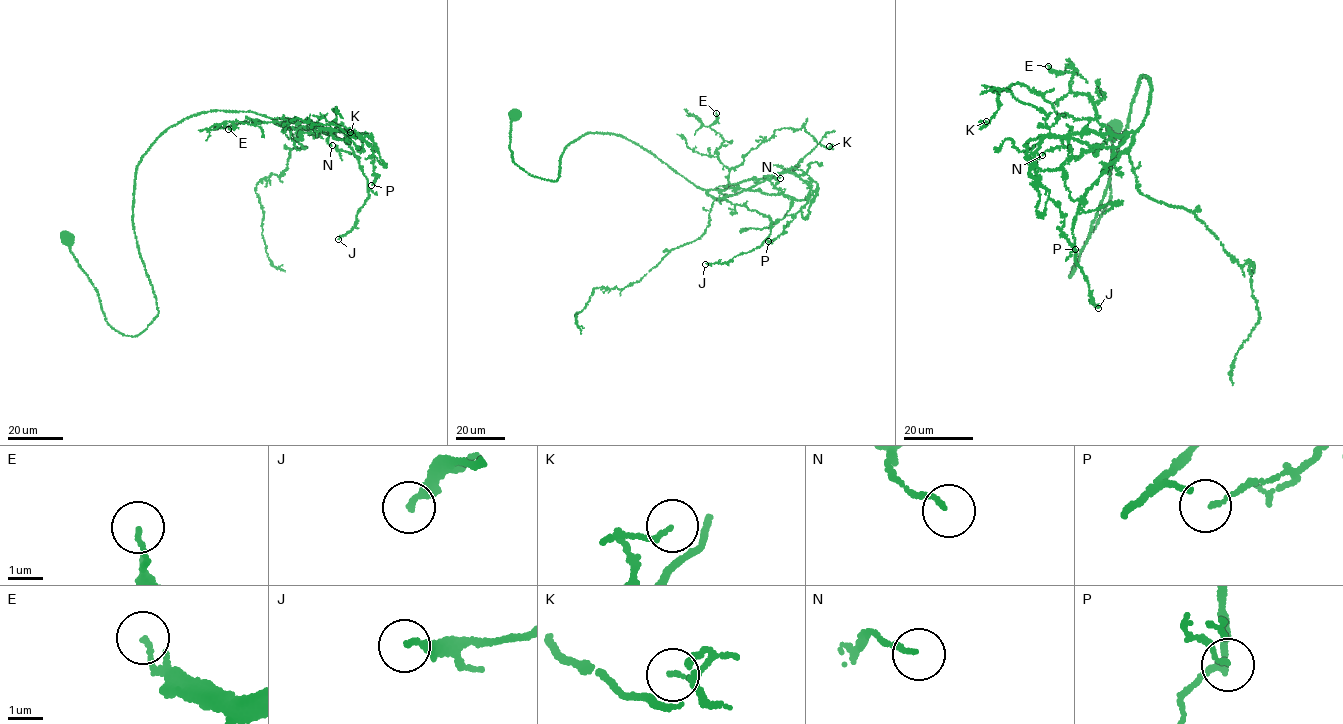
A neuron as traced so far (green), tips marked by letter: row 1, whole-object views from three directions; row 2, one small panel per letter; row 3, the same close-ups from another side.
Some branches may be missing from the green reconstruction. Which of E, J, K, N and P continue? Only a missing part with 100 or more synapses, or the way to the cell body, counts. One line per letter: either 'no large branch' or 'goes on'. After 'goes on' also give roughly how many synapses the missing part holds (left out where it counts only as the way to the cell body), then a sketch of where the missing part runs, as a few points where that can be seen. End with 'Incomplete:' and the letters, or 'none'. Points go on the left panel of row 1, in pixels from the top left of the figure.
E: no large branch
J: no large branch
K: no large branch
N: no large branch
P: no large branch
Incomplete: none

